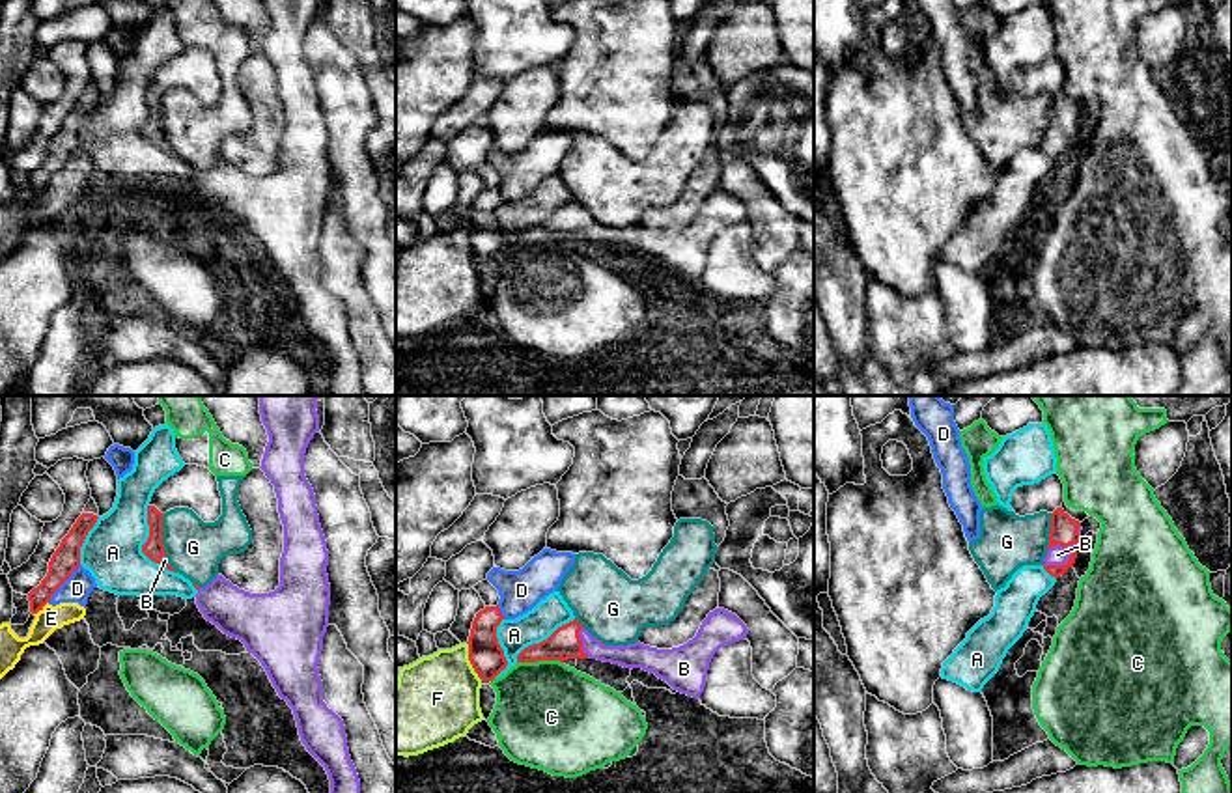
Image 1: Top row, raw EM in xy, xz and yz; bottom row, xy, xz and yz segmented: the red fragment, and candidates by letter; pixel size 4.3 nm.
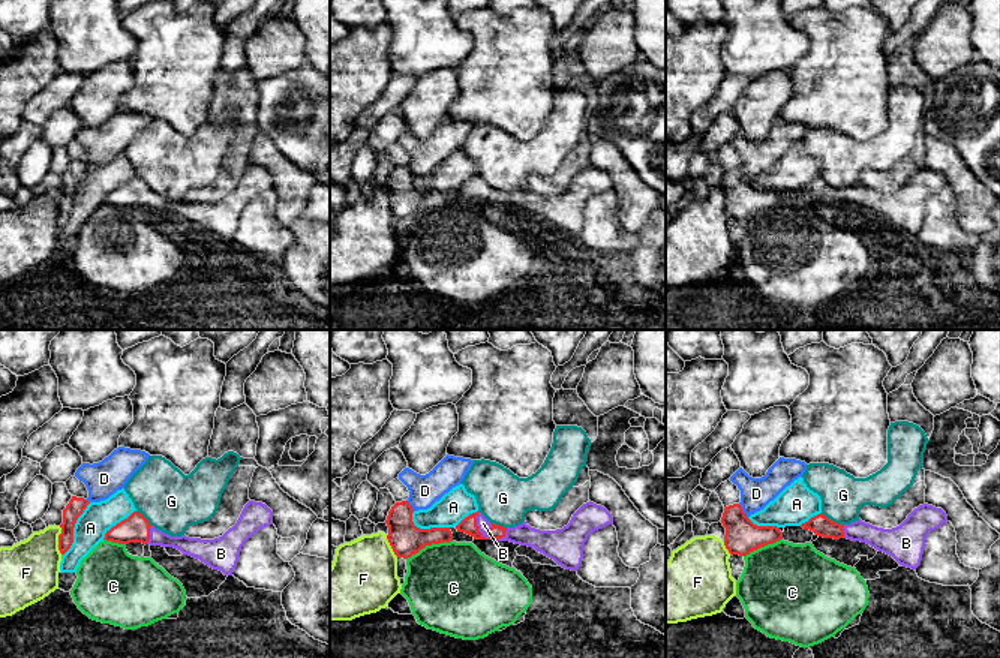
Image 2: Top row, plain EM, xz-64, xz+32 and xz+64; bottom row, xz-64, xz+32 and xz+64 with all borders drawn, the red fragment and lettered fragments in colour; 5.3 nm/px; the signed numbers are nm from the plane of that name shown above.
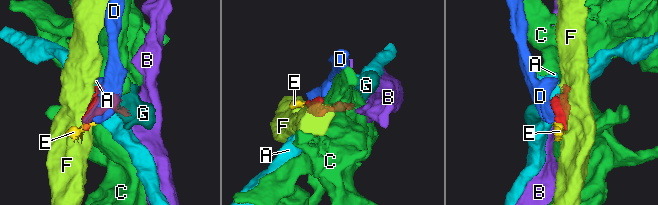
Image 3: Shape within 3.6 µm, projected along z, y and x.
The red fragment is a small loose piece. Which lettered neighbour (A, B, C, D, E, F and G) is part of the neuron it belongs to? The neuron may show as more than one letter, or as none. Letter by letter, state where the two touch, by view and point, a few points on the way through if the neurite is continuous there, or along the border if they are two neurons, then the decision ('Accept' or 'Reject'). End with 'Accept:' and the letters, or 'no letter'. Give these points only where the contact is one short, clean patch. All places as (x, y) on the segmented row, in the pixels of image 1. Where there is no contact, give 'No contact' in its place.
A: Touches red at xy (142, 545). Reject
B: Touches red at yz (1061, 566). Path across: yz (1055, 571), (1061, 566), (1057, 555). Accept
C: Touches red at xz (540, 659). Reject
D: Touches red at xy (64, 581). Boundary: xy (81, 566), (47, 601). Reject
E: Touches red at xy (40, 609). Boundary: xy (47, 601), (34, 614). Reject
F: Touches red at xz (469, 659). Reject
G: Touches red at xy (161, 534). Boundary: xy (163, 514), (163, 551), (167, 555). Reject
Accept: B

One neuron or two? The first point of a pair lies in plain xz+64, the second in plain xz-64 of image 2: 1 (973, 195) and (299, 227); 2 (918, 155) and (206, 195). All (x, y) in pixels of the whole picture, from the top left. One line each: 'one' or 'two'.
1: two
2: one

